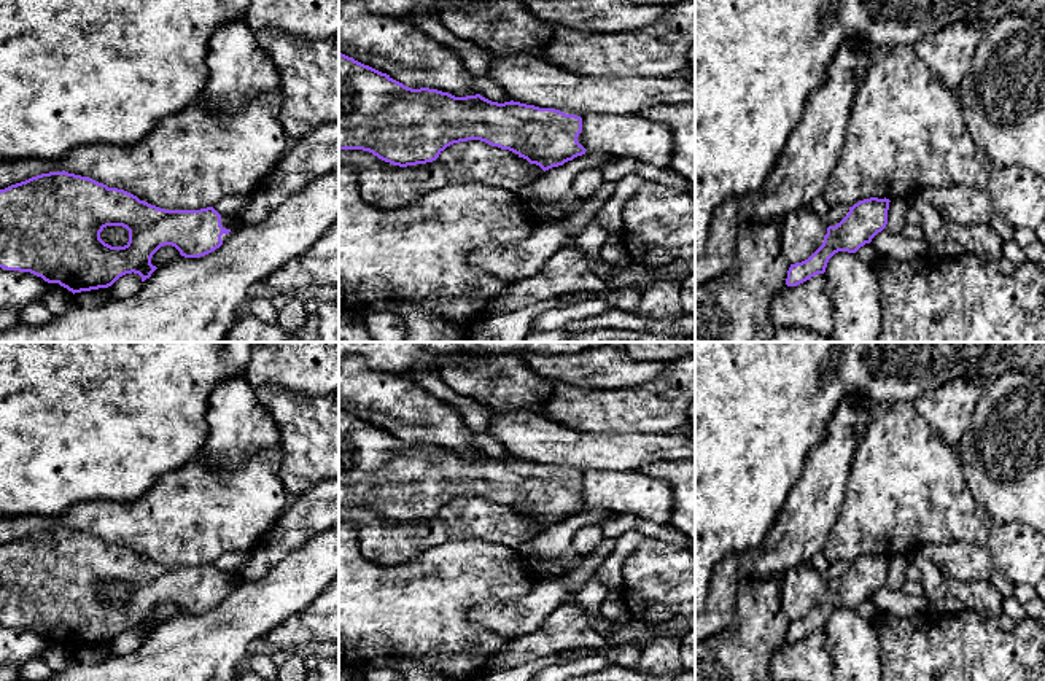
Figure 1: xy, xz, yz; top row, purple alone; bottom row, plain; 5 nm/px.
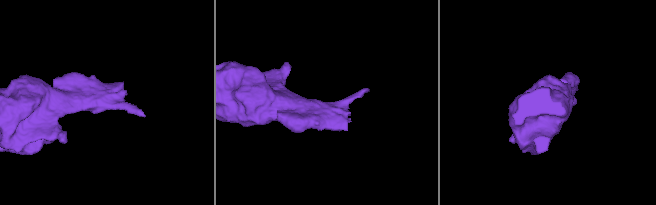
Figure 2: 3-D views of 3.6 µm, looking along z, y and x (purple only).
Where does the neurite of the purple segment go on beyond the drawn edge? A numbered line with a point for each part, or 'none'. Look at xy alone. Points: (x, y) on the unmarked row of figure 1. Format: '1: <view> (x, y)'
1: xy (226, 578)

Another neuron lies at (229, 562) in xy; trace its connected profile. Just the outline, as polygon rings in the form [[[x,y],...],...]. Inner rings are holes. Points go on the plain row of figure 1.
[[[239,551],[239,552],[226,552],[218,557],[213,565],[219,571],[235,573],[240,563],[250,555],[251,552]]]

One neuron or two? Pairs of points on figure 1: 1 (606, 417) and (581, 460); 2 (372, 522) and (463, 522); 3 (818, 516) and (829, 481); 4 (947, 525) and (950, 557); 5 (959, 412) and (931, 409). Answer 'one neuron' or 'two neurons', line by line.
1: two neurons
2: one neuron
3: one neuron
4: two neurons
5: one neuron

